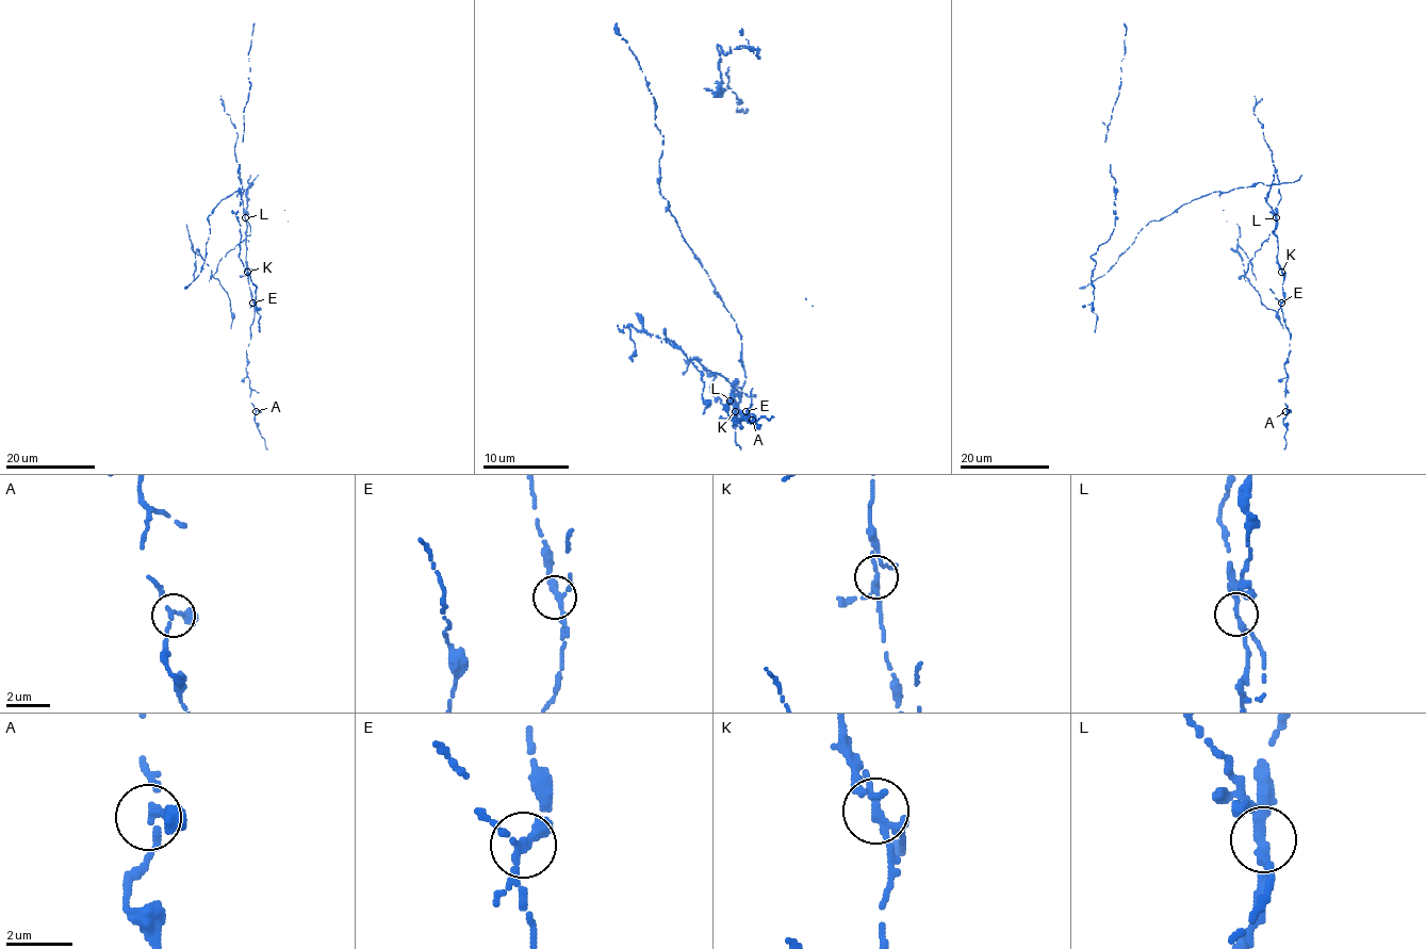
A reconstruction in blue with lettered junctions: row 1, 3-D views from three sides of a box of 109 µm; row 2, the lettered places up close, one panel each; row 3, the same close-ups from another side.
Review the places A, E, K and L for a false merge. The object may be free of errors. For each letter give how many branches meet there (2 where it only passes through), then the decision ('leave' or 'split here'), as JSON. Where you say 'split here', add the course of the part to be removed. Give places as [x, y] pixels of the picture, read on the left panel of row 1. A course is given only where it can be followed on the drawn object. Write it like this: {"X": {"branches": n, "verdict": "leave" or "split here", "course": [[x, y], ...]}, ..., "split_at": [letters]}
{"A": {"branches": 3, "verdict": "leave"}, "E": {"branches": 4, "verdict": "leave"}, "K": {"branches": 3, "verdict": "leave"}, "L": {"branches": 4, "verdict": "split here", "course": [[245, 217], [251, 182], [250, 187], [230, 194], [208, 215], [210, 232], [202, 268], [184, 288]]}, "split_at": ["L"]}

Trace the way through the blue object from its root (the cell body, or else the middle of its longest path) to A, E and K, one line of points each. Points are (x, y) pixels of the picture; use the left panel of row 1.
A: (239, 191), (252, 183), (247, 187), (245, 215), (247, 276), (253, 304), (246, 371), (250, 403), (256, 411)
E: (239, 191), (243, 192), (252, 183), (247, 187), (245, 215), (246, 263), (252, 303)
K: (239, 191), (243, 192), (252, 183), (247, 187), (245, 215), (247, 272)

